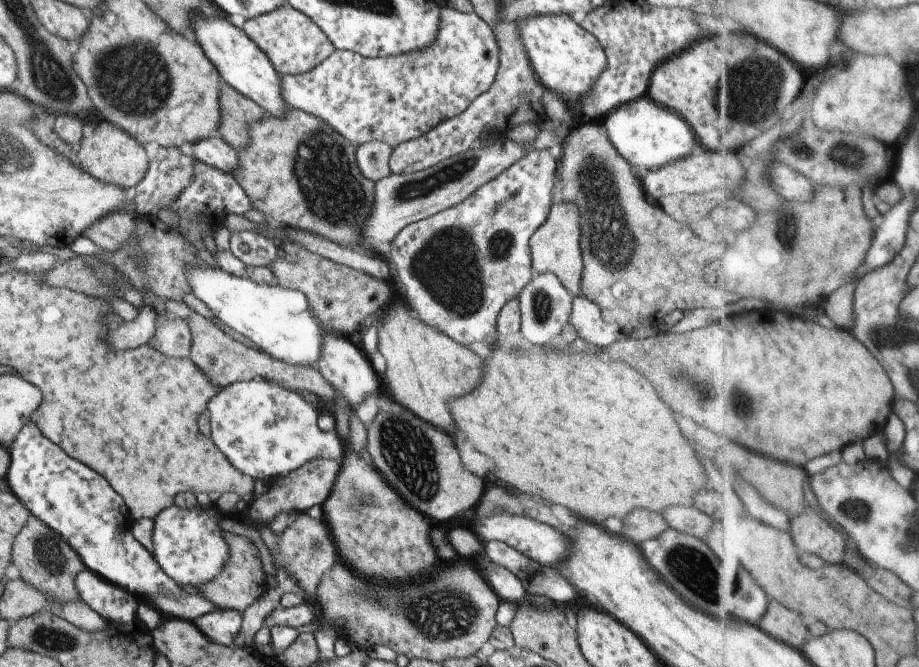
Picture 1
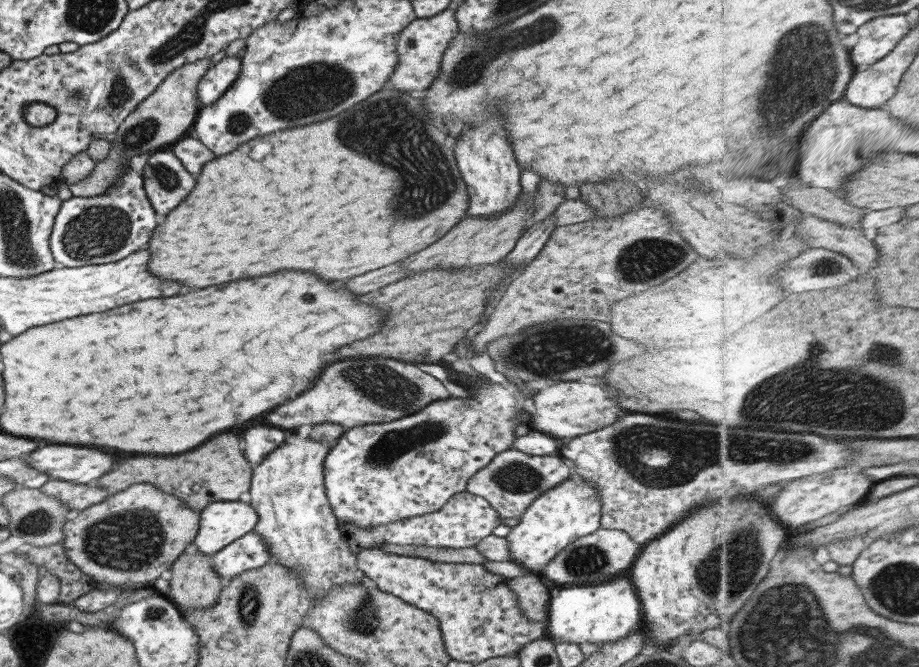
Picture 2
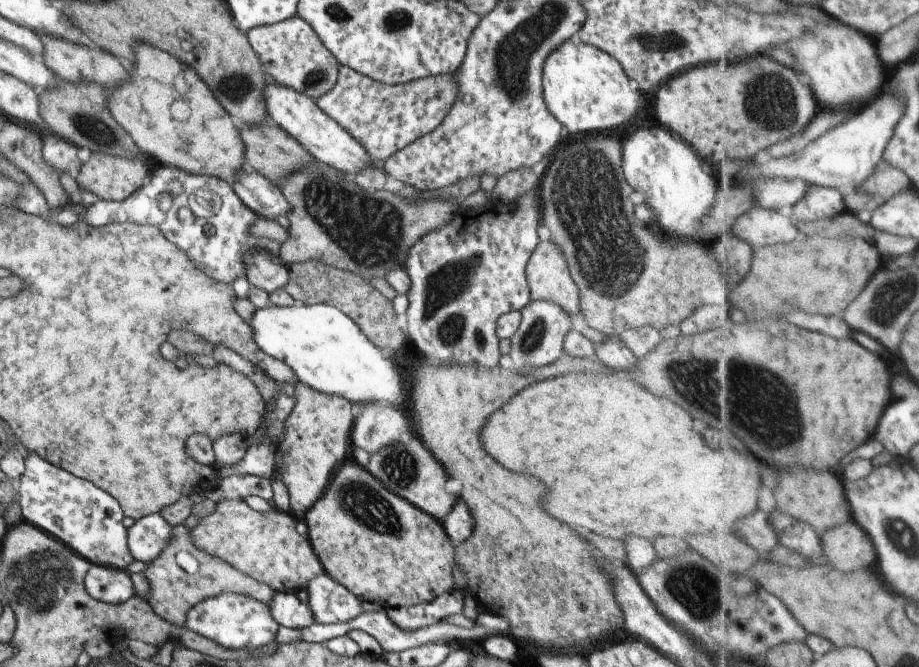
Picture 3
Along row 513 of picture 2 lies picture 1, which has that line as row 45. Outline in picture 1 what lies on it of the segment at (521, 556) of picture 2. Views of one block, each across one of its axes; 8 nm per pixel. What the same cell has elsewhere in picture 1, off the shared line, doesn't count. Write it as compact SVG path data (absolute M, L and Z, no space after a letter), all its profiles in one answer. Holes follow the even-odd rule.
M567 14L533 16L519 20L515 26L538 82L551 90L557 98L561 98L566 109L589 94L595 78L605 68L605 53L592 34L583 30Z

